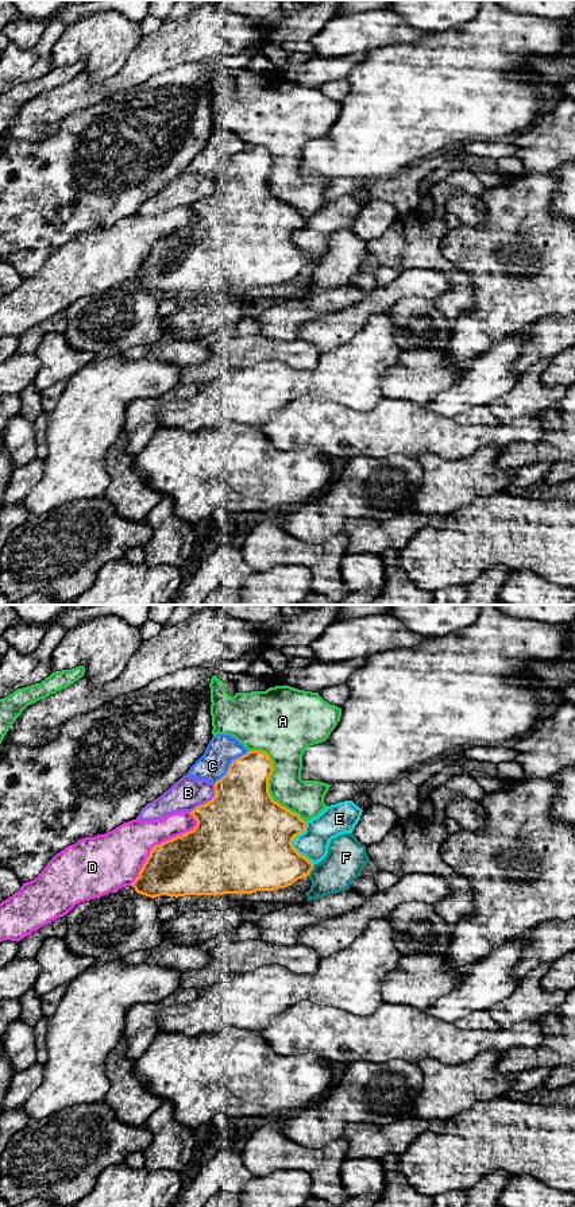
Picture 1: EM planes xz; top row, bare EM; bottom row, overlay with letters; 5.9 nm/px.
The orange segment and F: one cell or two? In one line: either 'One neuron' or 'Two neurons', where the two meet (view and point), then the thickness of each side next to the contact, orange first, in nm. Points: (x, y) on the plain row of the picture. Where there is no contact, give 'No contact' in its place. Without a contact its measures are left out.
Two neurons. Touches orange at xz (312, 263). Thickness 320 nm (orange) against 240 nm

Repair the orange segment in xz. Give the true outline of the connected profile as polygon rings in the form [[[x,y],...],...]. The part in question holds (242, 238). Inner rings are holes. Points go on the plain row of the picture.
[[[248,146],[232,155],[227,169],[215,178],[215,192],[190,207],[197,216],[196,223],[153,242],[139,271],[131,279],[135,286],[150,293],[252,289],[285,284],[308,271],[314,259],[292,240],[293,234],[305,227],[306,217],[271,193],[269,174],[273,165],[270,151],[262,146]]]

